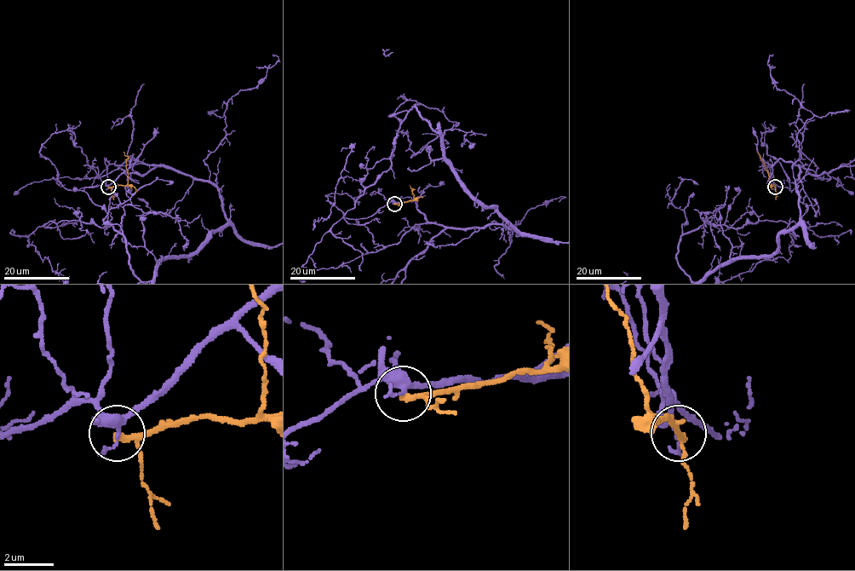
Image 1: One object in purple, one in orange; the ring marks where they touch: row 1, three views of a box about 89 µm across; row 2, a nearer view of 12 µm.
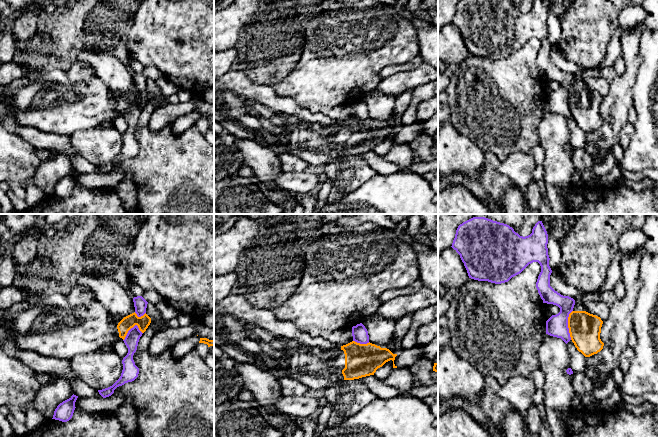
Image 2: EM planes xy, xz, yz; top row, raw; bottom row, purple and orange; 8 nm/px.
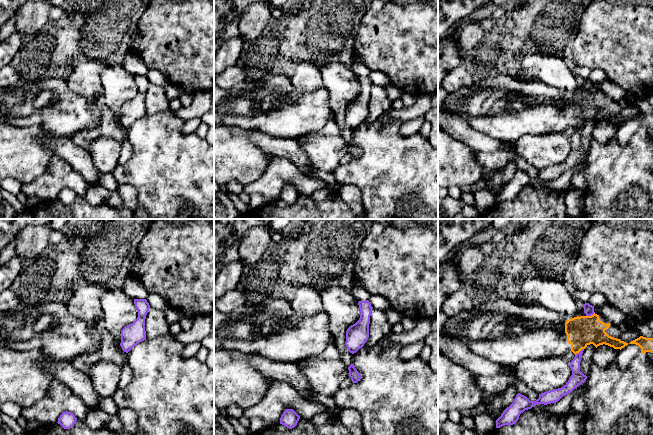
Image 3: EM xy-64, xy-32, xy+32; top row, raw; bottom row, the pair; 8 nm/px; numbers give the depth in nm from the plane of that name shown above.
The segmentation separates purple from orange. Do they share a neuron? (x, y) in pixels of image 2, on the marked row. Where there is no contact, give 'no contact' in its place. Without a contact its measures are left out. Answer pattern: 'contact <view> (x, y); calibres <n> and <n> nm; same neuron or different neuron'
contact yz (567, 325); calibres 180 and 260 nm; different neuron

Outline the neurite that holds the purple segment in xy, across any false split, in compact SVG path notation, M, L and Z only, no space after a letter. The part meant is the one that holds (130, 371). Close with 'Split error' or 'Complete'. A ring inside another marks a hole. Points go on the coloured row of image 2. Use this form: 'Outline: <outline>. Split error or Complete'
Outline: M137 325L128 331L125 339L123 340L128 348L128 353L122 360L123 370L121 376L112 386L98 390L99 394L103 398L111 396L117 387L122 386L125 383L132 382L138 377L139 368L135 365L133 355L137 350L138 342L142 334L143 333L139 330Z. Complete

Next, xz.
Outline: M362 323L352 327L352 336L353 336L353 341L357 343L360 344L369 343L368 331Z. Complete

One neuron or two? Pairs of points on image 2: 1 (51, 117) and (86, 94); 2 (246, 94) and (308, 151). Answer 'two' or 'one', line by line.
1: one
2: one

